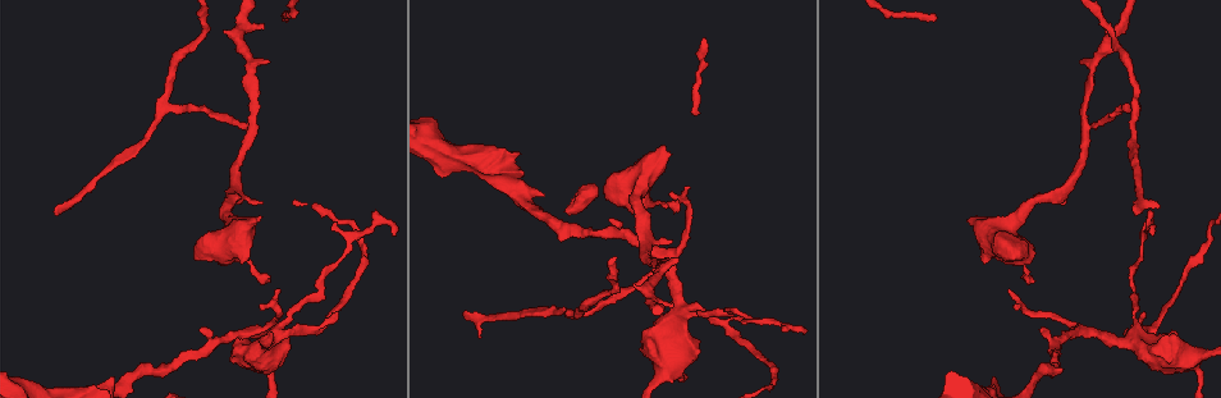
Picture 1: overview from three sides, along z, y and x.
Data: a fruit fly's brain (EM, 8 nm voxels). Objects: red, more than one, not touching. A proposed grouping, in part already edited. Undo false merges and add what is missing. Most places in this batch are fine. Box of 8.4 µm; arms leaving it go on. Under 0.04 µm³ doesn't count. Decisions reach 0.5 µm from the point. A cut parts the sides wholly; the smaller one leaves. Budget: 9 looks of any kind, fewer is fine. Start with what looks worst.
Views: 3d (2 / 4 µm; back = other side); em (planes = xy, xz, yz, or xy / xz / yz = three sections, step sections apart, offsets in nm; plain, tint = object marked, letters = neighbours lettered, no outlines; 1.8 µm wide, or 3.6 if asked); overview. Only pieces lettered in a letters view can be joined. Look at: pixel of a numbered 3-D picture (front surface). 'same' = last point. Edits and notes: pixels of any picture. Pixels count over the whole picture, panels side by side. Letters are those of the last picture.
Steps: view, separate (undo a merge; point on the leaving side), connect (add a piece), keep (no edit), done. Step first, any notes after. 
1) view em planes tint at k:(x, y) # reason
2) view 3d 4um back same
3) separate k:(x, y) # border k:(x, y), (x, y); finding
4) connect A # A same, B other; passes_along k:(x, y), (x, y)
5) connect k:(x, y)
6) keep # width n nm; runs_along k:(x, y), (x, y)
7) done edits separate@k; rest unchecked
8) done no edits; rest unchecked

view 3d 2um at 1:(671, 154) # thick end

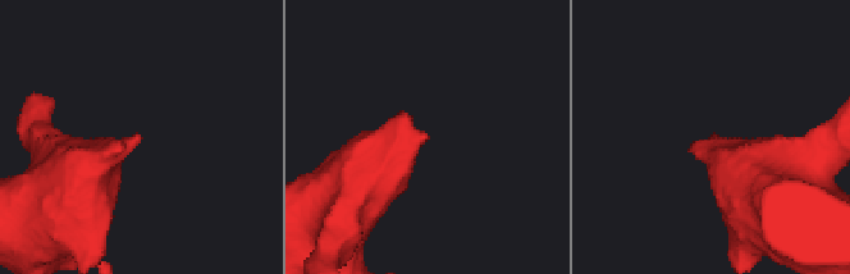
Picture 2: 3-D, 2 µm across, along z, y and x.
view em planes letters at 2:(711, 137)

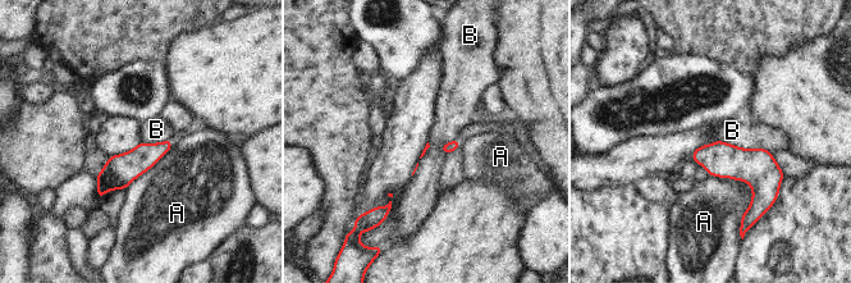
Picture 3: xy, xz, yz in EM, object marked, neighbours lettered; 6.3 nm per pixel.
keep # A other, B other; runs_along 3:(168, 144), (126, 167), (100, 192); none of them fits

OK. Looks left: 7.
view em yz step 8 tint at 1:(682, 305) # four or more arms meet

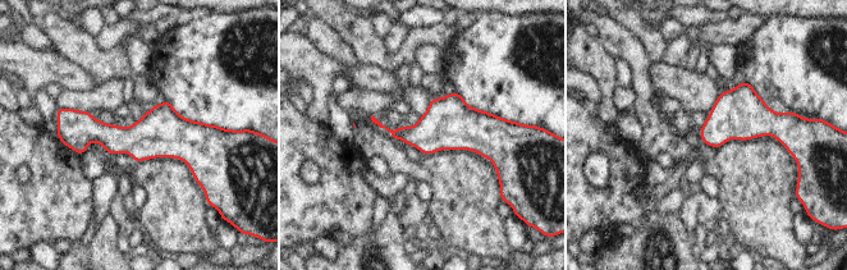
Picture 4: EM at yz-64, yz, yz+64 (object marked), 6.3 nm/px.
view em planes letters same

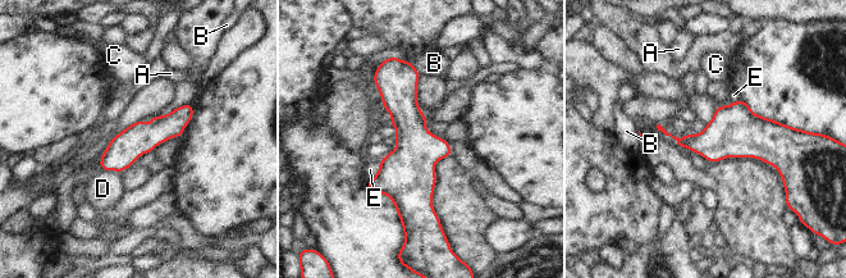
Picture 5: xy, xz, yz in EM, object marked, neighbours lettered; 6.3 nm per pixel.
keep # width 200 nm; A other, B other, C other, D other, E other; runs_along 5:(407, 67), (415, 219); continuous, no second cell

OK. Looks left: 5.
view em xy step 4 tint at 1:(200, 329) # branch stops here

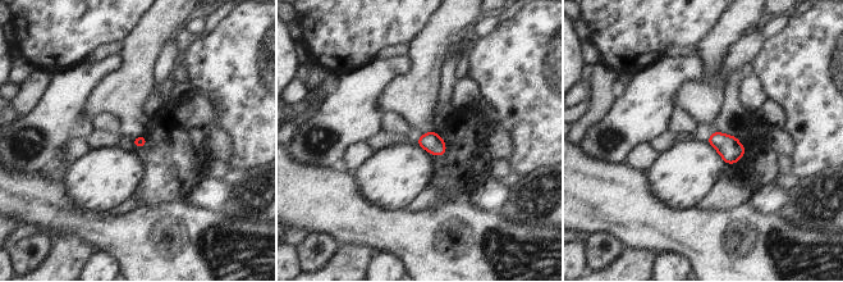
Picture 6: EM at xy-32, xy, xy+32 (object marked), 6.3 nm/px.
view em planes tint same # another direction

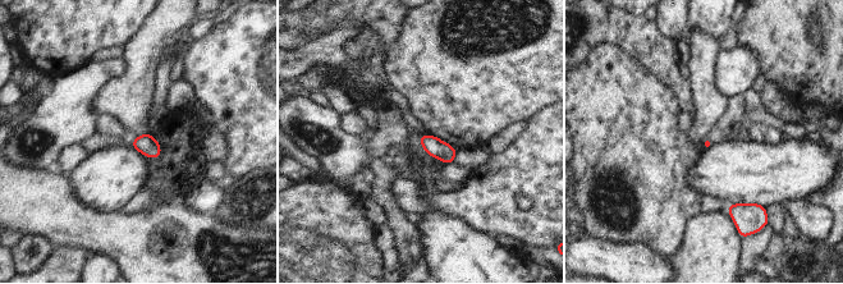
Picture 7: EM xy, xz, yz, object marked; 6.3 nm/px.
view em planes letters same

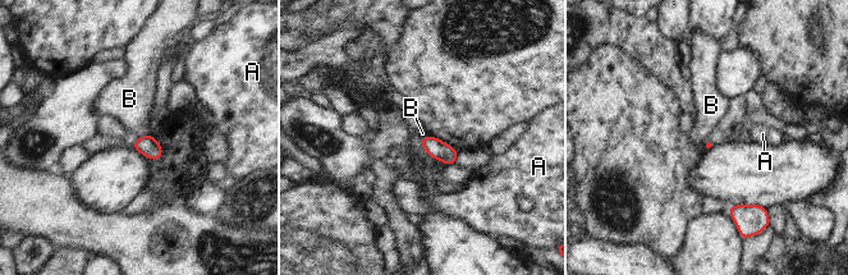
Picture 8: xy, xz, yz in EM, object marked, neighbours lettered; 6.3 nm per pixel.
keep # A other, B other; border 8:(150, 133), (138, 137); no lettered piece goes on from it

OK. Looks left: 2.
view em planes letters at 1:(166, 108) # three arms meet

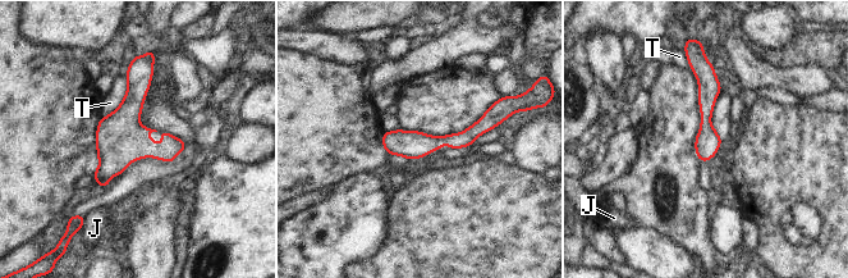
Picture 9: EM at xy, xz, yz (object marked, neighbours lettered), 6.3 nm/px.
keep # width 160 nm; J other, T other; runs_along 9:(491, 117), (462, 140), (385, 144); all the same cell

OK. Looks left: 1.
done no edits; rest unchecked

